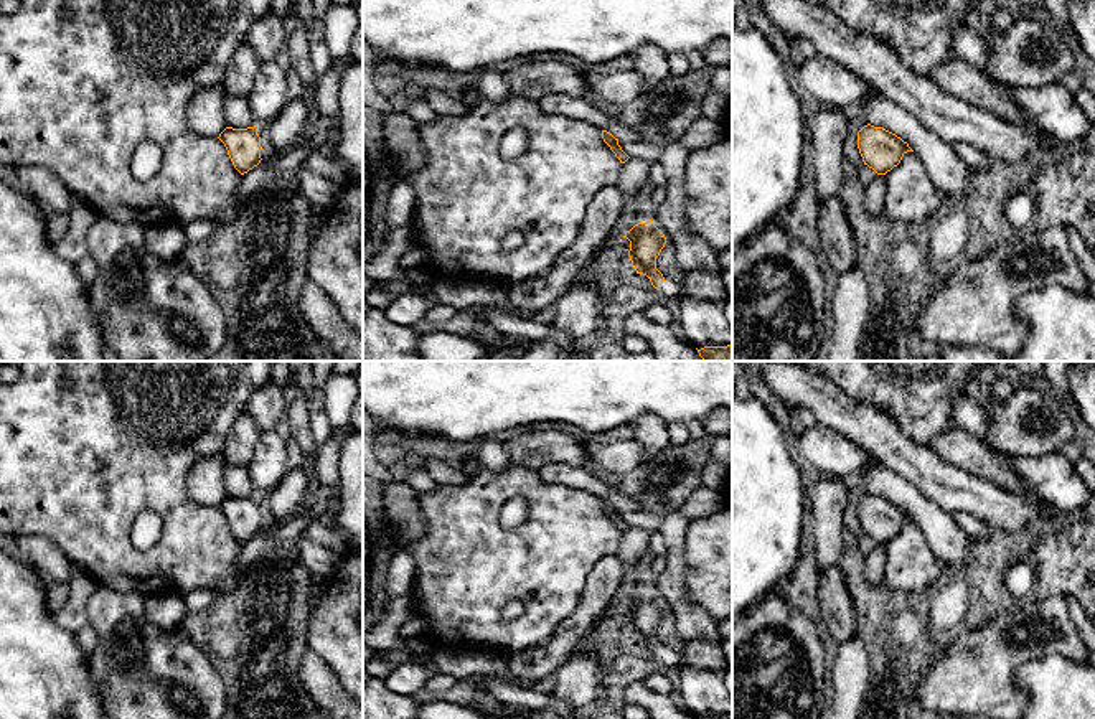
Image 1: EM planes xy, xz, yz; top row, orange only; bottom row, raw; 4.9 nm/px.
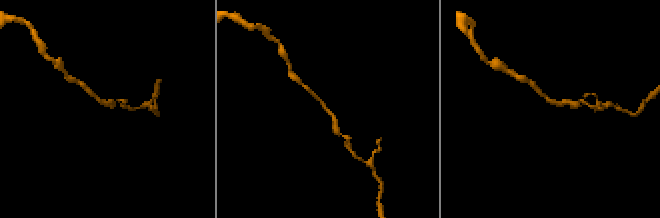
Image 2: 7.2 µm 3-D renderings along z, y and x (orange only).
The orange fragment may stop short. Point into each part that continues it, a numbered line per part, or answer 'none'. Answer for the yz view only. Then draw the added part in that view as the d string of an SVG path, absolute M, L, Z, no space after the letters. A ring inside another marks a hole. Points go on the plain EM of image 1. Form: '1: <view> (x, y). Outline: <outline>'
none

